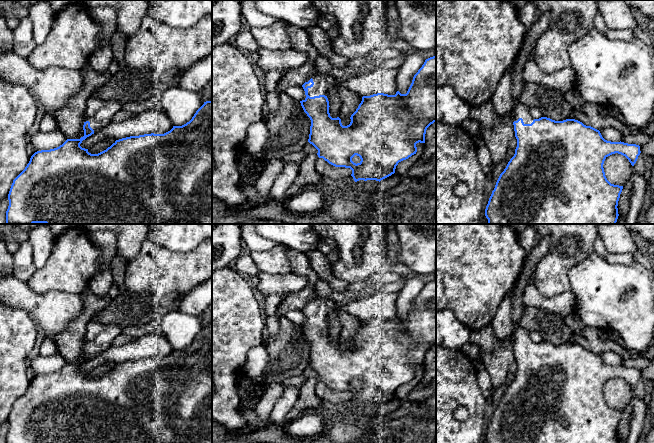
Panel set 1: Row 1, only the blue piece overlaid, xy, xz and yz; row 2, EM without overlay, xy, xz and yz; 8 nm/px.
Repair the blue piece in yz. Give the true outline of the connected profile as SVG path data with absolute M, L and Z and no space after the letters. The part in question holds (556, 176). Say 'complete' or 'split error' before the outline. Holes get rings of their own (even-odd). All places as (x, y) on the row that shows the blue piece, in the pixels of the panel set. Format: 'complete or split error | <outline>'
split error | M511 72L502 76L491 101L497 115L511 115L517 147L489 198L485 209L488 224L616 224L619 216L617 206L623 186L611 184L607 180L603 164L608 156L618 153L634 166L641 153L639 145L607 141L599 130L575 119L533 119L530 108L513 97Z

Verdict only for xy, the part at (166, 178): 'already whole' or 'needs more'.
needs more

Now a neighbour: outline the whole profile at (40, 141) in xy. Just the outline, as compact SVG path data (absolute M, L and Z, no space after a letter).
M60 129L47 133L38 131L28 139L29 143L34 147L35 152L57 148L66 140L65 134Z

